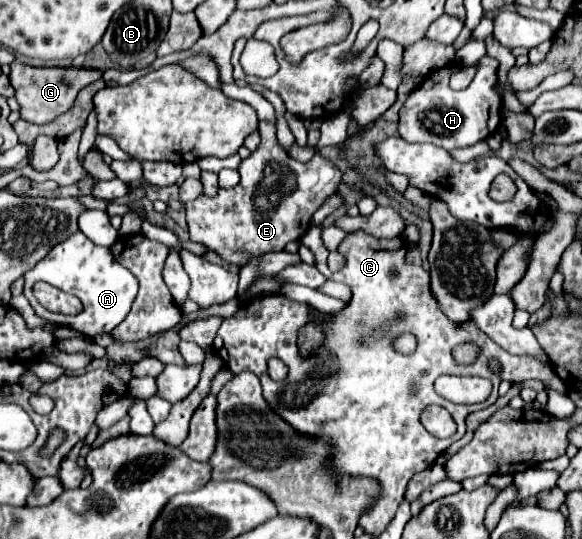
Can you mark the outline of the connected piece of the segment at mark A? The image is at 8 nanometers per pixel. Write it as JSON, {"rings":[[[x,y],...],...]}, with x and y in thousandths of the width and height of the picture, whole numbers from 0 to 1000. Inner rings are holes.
{"rings":[[[129,430],[115,445],[108,445],[108,453],[98,453],[40,516],[43,516],[40,545],[50,557],[50,564],[53,564],[53,571],[60,575],[64,586],[70,586],[81,596],[95,597],[95,601],[115,605],[122,612],[132,612],[132,616],[139,616],[139,620],[146,620],[153,627],[163,627],[167,620],[191,616],[201,601],[208,601],[211,590],[222,583],[225,564],[229,564],[229,557],[235,549],[235,519],[232,519],[229,505],[211,497],[198,482],[198,475],[191,475],[187,460],[160,453],[143,430]],[[67,519],[84,523],[88,531],[132,549],[143,560],[143,579],[132,583],[132,586],[112,586],[112,583],[91,583],[84,575],[77,575],[70,564],[64,564],[64,557],[60,557],[60,549],[53,542],[57,527],[67,523]]]}

